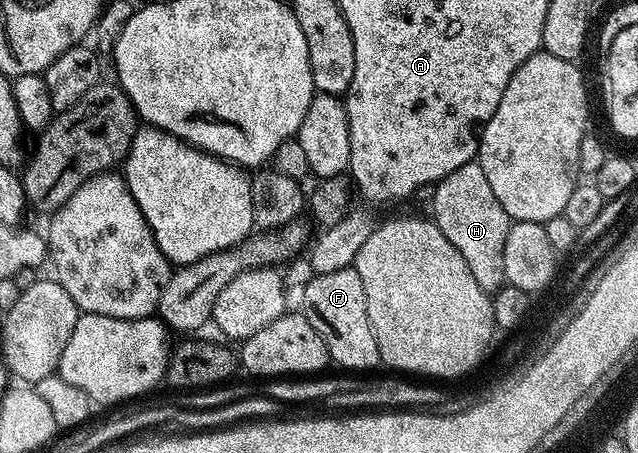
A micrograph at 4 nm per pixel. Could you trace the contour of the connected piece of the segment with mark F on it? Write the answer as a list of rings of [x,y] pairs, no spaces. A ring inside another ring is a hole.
[[[354,267],[332,270],[332,274],[314,274],[309,277],[302,292],[301,315],[320,334],[326,347],[326,355],[342,368],[351,368],[351,373],[362,374],[369,368],[379,367],[376,334],[368,322],[368,306],[364,298],[364,282]]]

